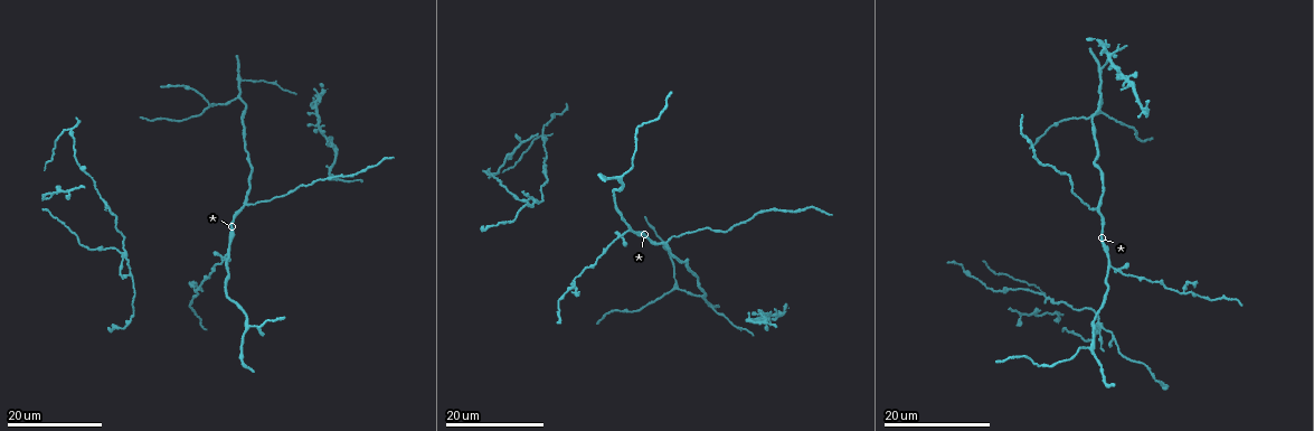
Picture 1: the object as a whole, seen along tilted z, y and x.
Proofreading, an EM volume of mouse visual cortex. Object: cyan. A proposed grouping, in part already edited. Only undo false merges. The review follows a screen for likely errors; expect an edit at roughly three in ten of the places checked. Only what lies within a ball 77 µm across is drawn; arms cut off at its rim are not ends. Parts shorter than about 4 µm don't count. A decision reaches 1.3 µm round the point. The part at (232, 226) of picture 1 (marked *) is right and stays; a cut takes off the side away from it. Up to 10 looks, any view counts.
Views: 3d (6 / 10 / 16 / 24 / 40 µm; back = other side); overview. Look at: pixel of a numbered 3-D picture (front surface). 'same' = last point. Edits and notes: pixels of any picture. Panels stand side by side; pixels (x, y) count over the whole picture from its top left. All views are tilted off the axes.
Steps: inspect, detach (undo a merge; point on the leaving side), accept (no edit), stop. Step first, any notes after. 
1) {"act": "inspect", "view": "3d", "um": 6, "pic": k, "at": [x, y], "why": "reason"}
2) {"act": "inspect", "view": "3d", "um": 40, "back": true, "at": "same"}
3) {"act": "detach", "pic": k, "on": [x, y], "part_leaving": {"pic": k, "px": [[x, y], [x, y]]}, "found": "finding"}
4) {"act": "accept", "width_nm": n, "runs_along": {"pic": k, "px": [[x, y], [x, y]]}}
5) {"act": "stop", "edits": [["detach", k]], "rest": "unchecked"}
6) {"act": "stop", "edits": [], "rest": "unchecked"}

{"act": "inspect", "view": "3d", "um": 24, "pic": 1, "at": [676, 288], "why": "three arms meet"}

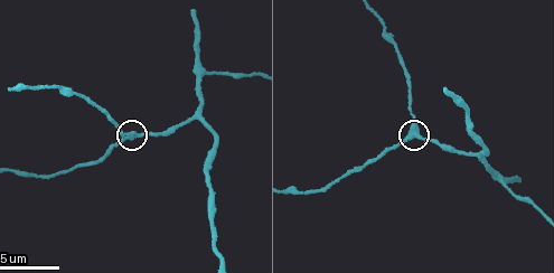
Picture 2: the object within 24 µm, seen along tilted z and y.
{"act": "inspect", "view": "3d", "um": 6, "pic": 2, "at": [128, 138], "why": "zoom in"}

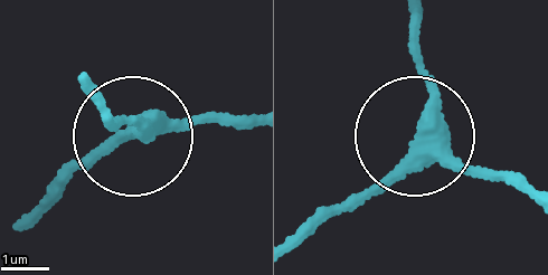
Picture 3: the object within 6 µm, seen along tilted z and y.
{"act": "accept", "arms": 3, "found": "continuous, no second neuron"}

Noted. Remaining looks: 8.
{"act": "inspect", "view": "3d", "um": 16, "pic": 2, "at": [210, 224]}

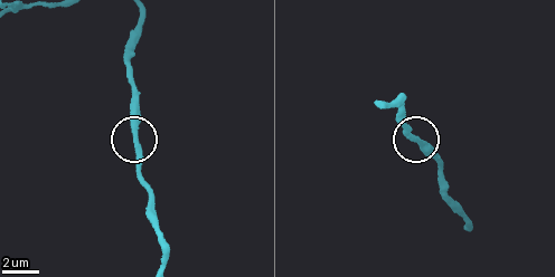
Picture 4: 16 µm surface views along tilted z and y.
{"act": "accept", "runs_along": {"pic": 4, "px": [[162, 259], [159, 228], [137, 165], [134, 92]]}, "found": "all the same neuron"}

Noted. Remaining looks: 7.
{"act": "inspect", "view": "3d", "um": 24, "pic": 1, "at": [331, 170], "why": "thin neck"}

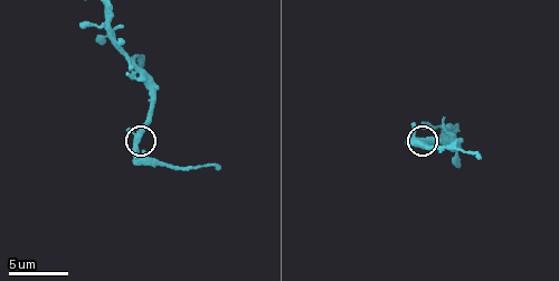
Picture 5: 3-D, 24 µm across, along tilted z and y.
{"act": "inspect", "view": "3d", "um": 10, "pic": 5, "at": [137, 143]}

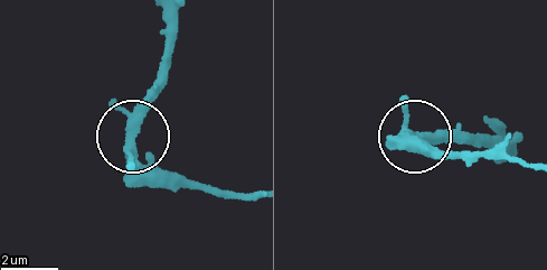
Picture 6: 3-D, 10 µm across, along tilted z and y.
{"act": "accept", "width_nm": 280, "found": "all the same neuron"}

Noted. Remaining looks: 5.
{"act": "inspect", "view": "3d", "um": 24, "pic": 1, "at": [1096, 205], "why": "a fork"}

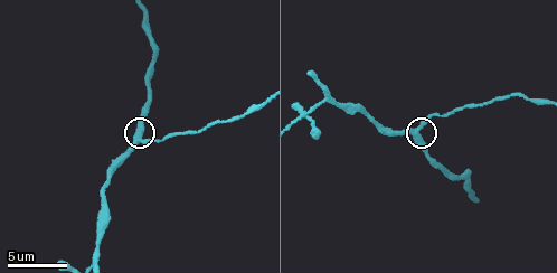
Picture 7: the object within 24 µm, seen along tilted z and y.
{"act": "inspect", "view": "3d", "um": 10, "pic": 7, "at": [139, 140]}

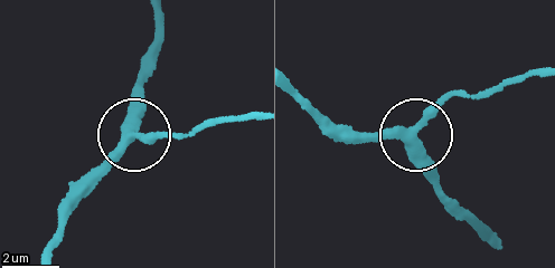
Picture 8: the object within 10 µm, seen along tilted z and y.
{"act": "accept", "runs_along": {"pic": 8, "px": [[48, 251], [64, 213], [137, 135], [173, 137]]}, "found": "all the same neuron"}

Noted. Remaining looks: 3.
{"act": "inspect", "view": "3d", "um": 6, "pic": 2, "at": [201, 70], "why": "three arms meet"}

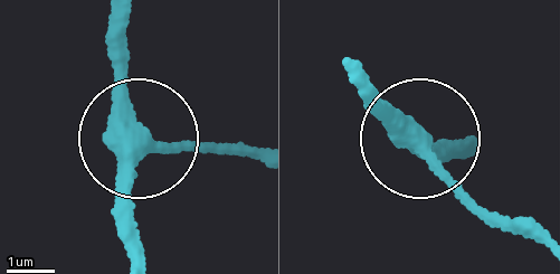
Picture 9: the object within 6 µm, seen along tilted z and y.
{"act": "accept", "arms": 3, "runs_along": {"pic": 9, "px": [[133, 257], [141, 138], [121, 17]]}, "found": "one neuron here"}

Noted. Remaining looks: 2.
{"act": "stop", "edits": [], "rest": "unchecked"}

